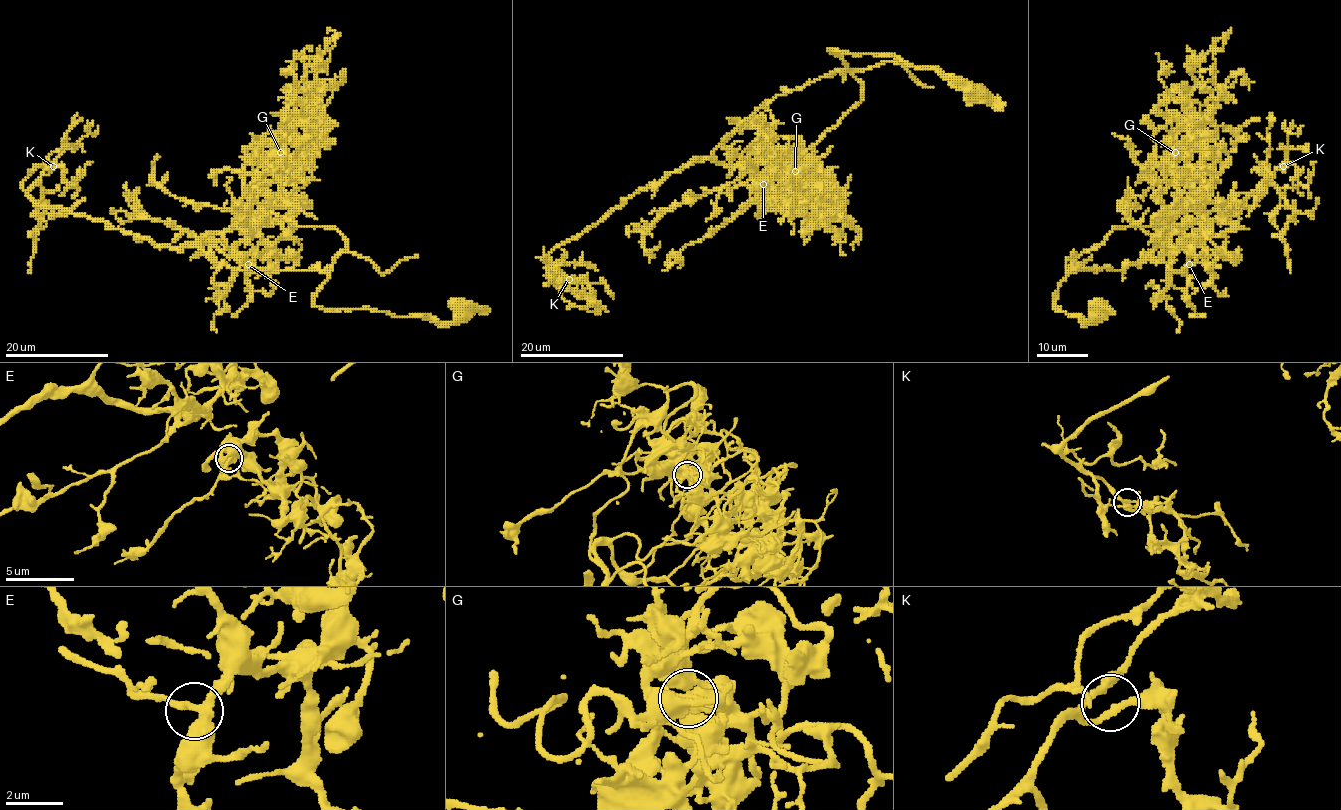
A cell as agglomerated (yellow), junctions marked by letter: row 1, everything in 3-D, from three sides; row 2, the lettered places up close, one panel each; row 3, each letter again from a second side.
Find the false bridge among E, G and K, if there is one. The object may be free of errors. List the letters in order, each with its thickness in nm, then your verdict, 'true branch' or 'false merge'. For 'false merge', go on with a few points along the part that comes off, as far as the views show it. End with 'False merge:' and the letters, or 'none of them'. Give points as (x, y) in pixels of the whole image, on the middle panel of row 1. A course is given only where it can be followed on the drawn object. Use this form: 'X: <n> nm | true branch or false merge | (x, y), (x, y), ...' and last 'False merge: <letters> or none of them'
E: 260 nm | true branch
G: 200 nm | false merge | (796, 170), (754, 179), (743, 166), (689, 162), (557, 245), (548, 263), (609, 312)
K: 190 nm | true branch
False merge: G

